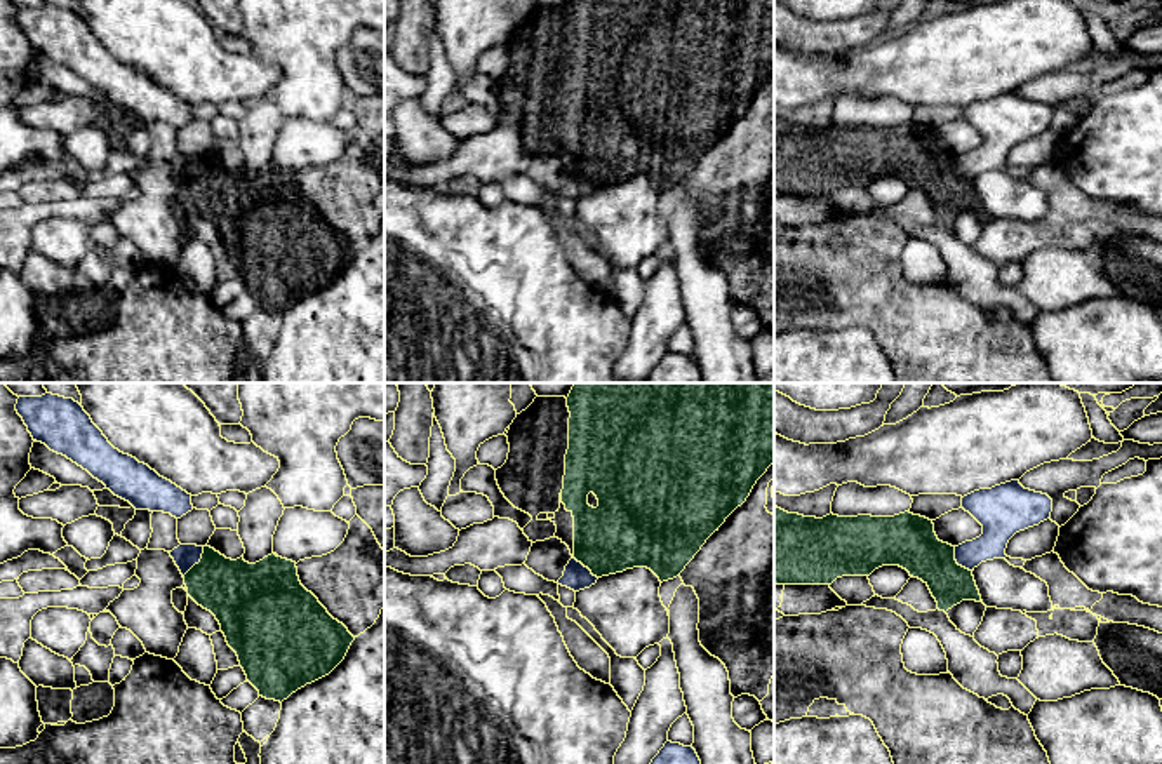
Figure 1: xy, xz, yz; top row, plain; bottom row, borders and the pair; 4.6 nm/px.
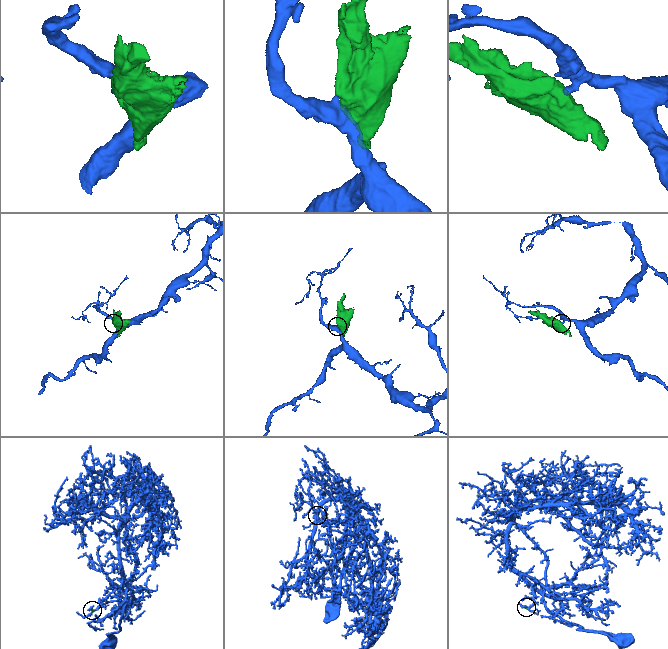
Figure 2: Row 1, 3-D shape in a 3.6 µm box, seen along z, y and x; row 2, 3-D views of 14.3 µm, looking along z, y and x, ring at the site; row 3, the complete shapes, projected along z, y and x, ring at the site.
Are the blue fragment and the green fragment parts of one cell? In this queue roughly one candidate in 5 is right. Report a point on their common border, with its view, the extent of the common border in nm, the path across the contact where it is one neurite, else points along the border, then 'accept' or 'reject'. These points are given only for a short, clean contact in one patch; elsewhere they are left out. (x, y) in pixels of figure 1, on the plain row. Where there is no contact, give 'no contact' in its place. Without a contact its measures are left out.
contact xy (197, 173); length 170 nm; border xy (204, 157), (202, 167), (183, 187); reject

